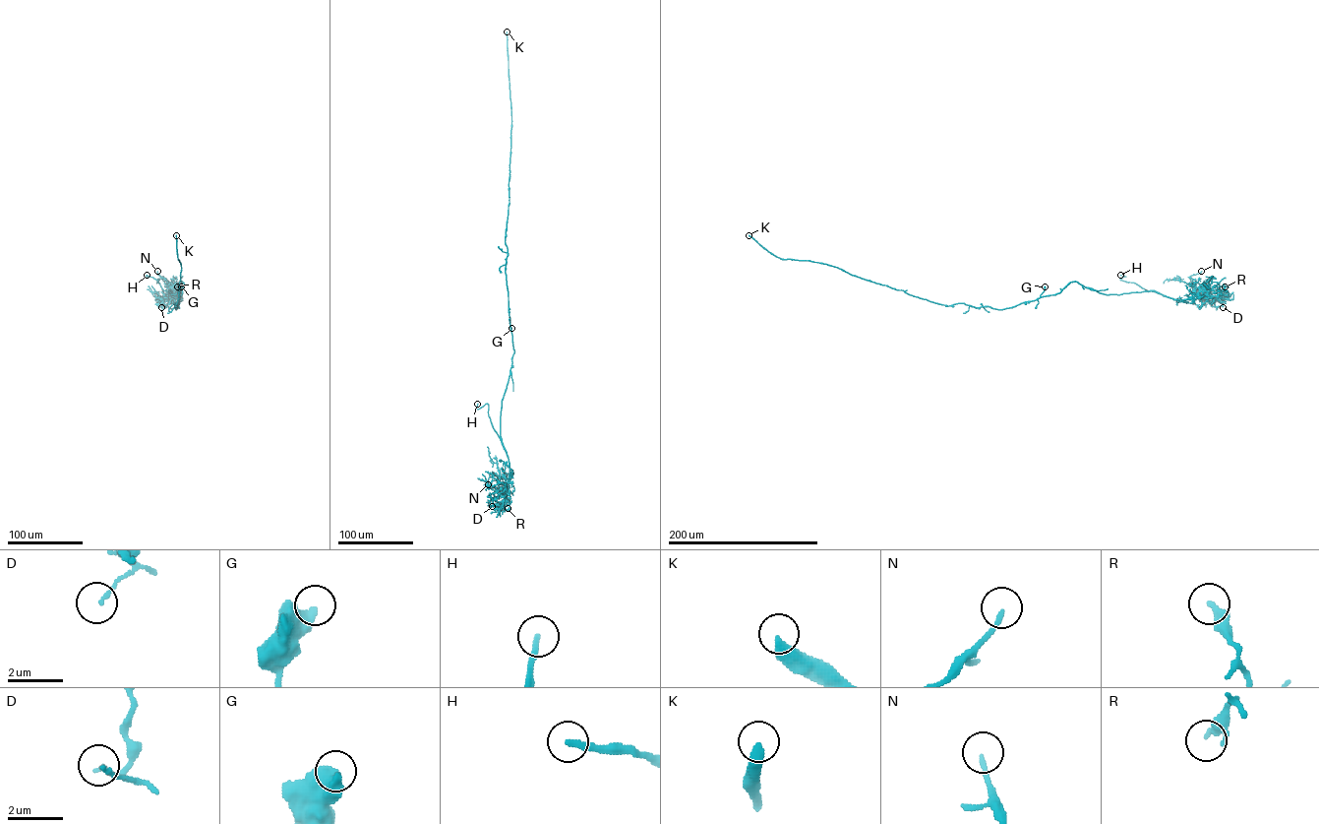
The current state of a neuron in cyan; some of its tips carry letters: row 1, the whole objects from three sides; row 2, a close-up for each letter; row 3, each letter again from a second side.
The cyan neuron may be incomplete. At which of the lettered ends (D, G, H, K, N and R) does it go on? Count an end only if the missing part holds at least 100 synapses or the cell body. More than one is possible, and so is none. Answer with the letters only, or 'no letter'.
H, K

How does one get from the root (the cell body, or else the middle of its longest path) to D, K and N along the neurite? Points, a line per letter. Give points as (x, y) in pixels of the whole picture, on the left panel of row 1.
D: (176, 309), (182, 282), (175, 294), (169, 290), (179, 299), (170, 303), (168, 298), (161, 307)
K: (176, 309), (174, 303), (175, 305), (178, 298), (181, 268), (176, 235)
N: (176, 309), (184, 283), (181, 282), (175, 294), (169, 290), (178, 299), (176, 288), (169, 286), (157, 271)

